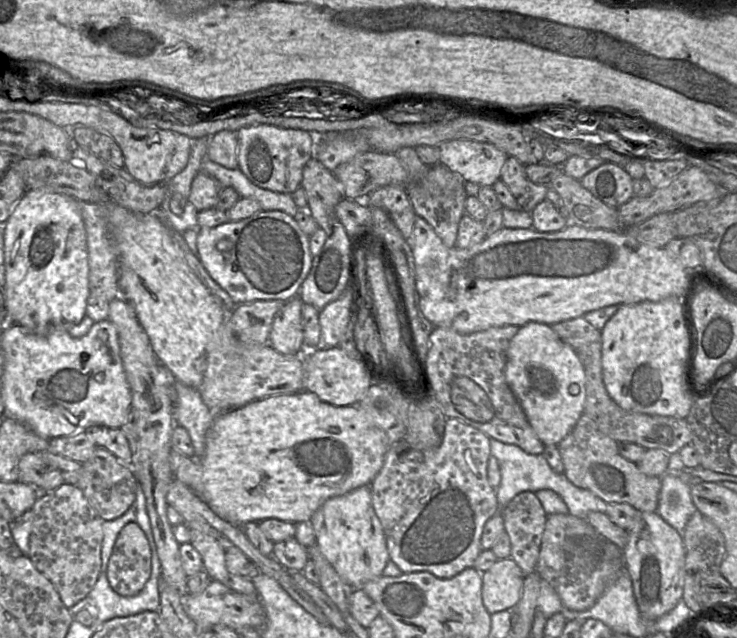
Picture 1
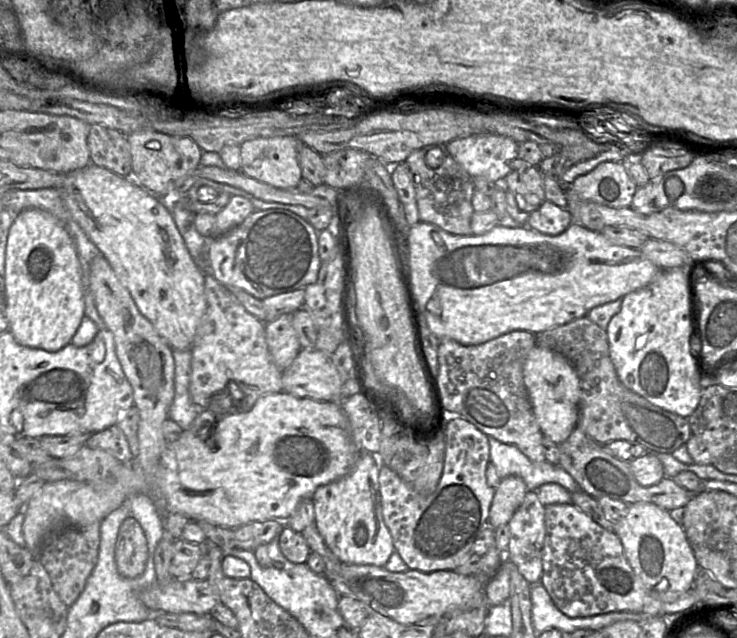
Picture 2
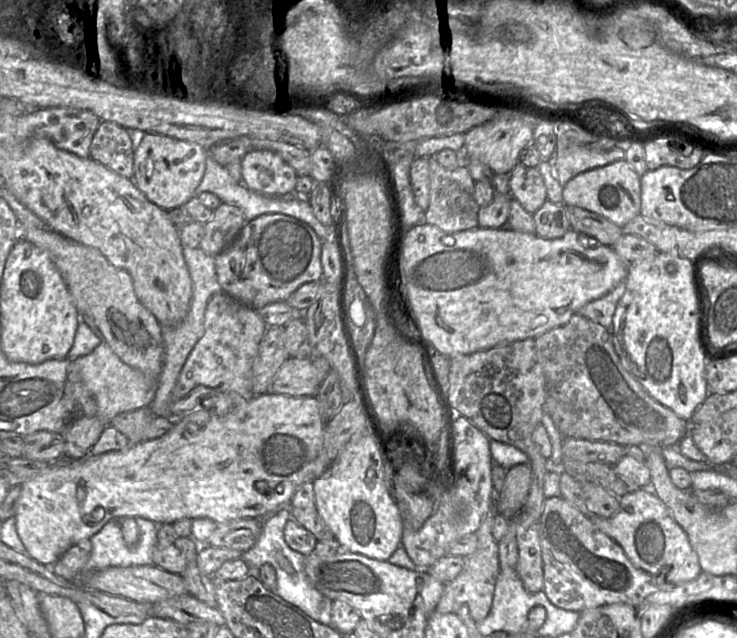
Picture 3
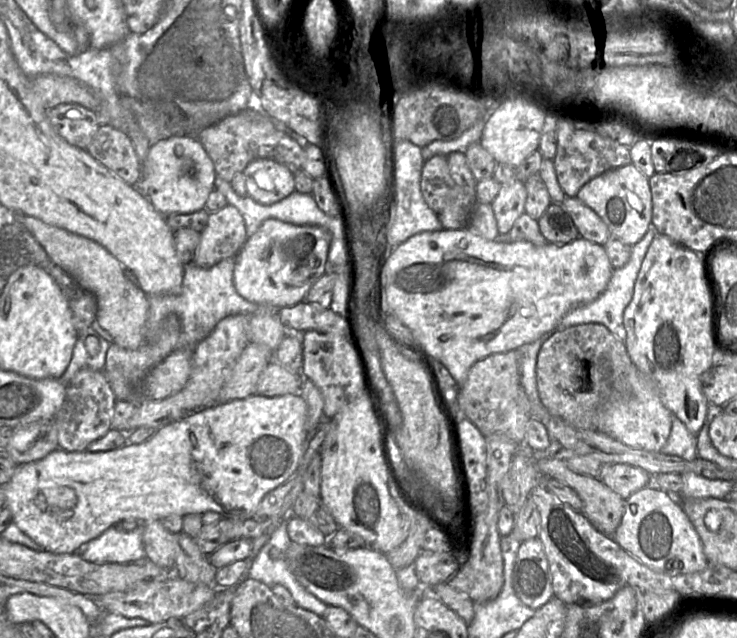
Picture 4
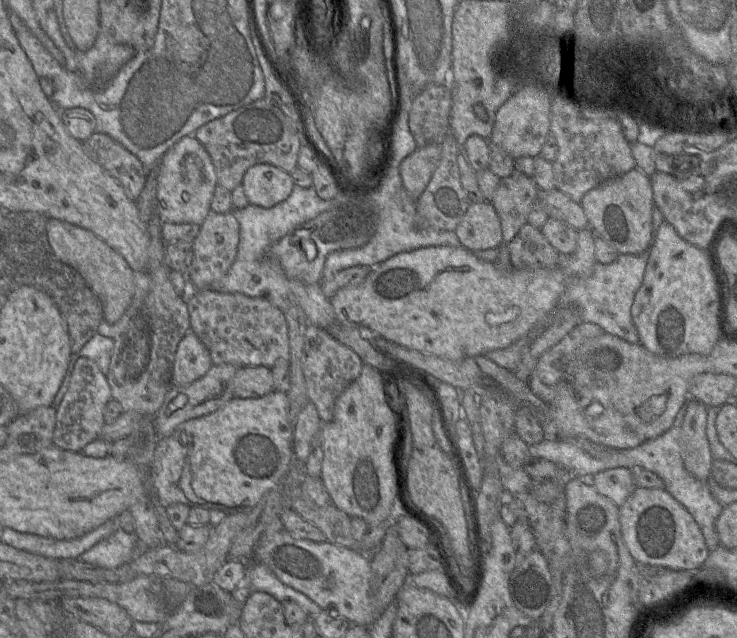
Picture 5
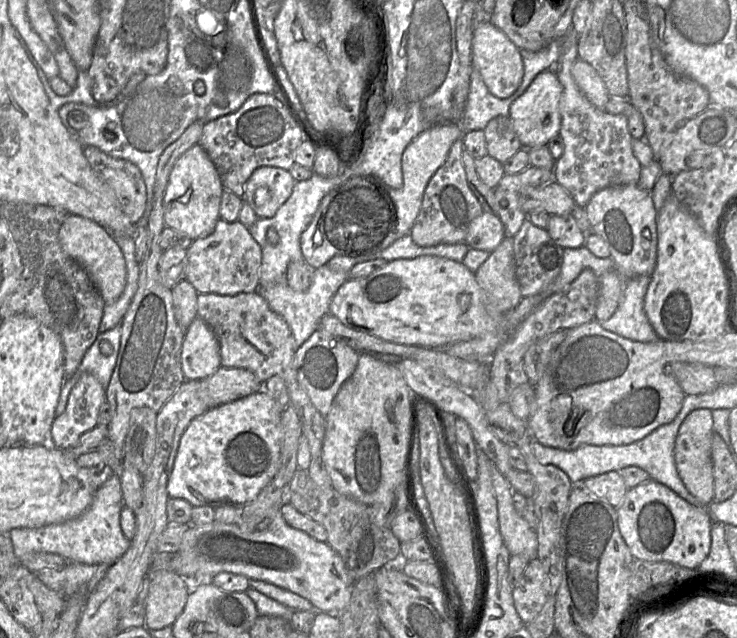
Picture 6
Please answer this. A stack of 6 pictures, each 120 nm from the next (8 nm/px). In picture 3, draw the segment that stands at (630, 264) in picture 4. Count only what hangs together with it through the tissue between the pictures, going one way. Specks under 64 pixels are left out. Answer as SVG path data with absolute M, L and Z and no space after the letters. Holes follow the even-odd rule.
M623 280L610 293L584 306L579 314L608 330L612 330L613 316L625 289L626 280Z

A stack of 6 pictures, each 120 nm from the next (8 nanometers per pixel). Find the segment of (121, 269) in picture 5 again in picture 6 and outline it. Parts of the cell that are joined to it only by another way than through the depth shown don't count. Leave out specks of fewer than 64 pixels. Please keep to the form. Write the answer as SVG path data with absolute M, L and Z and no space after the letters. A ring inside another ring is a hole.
M70 214L60 227L59 241L64 251L85 268L105 304L114 303L124 291L127 272L123 253L113 235L93 220Z

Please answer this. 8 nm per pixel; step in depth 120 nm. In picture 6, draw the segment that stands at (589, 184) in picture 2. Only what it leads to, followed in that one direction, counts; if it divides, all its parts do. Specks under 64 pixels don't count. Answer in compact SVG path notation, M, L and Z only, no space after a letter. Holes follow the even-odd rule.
M637 184L616 185L596 192L584 207L591 232L601 236L610 250L614 267L599 278L595 320L609 319L616 311L625 283L637 276L651 276L657 260L657 211L652 194Z

